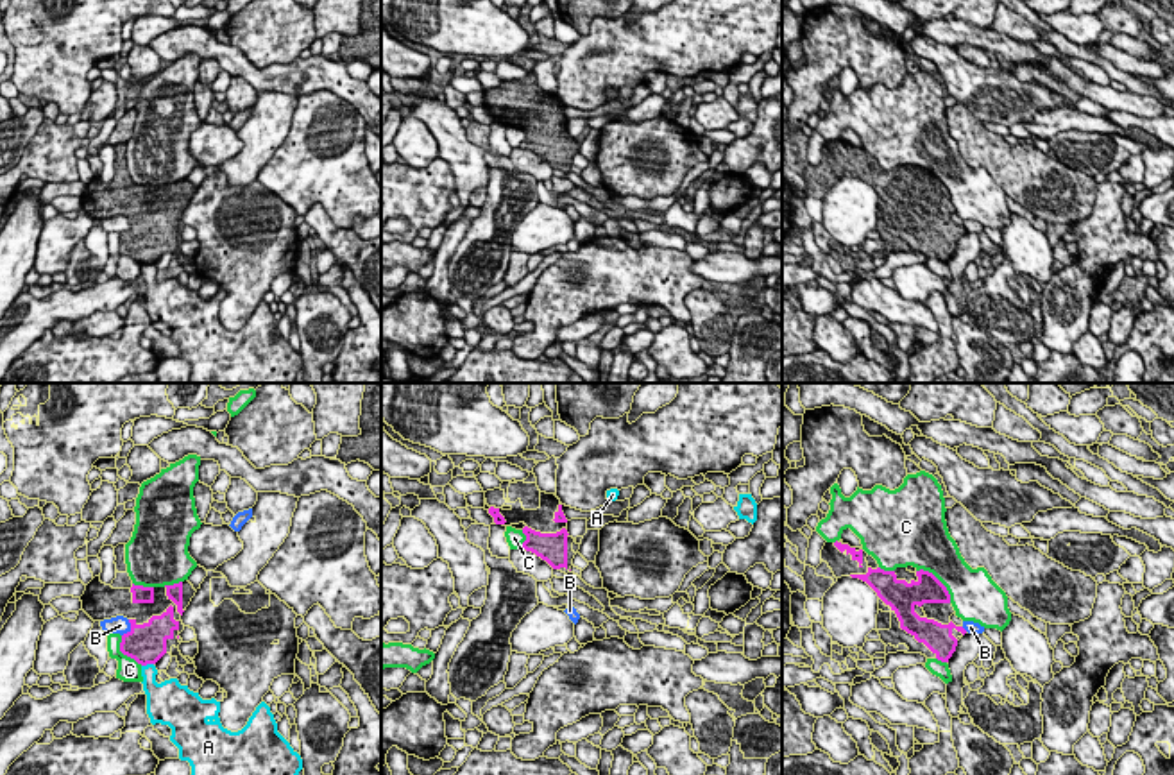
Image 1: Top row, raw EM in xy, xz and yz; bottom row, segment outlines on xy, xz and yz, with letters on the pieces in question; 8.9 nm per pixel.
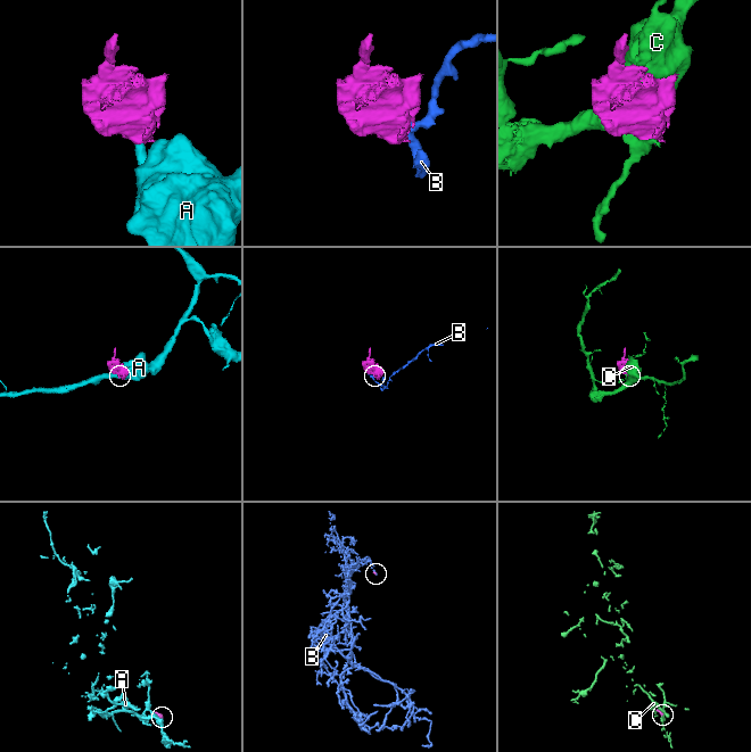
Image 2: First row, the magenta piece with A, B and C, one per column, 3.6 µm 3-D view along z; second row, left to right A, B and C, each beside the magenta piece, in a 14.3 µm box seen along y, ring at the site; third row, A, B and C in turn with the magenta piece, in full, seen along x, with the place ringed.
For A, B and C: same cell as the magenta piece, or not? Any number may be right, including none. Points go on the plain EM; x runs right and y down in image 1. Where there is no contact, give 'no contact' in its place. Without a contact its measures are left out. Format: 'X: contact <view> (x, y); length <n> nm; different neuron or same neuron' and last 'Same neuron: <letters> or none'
A: contact xy (147, 262); length 120 nm; different neuron
B: contact xy (131, 228); length 170 nm; different neuron
C: contact yz (938, 179); length 440 nm; different neuron
Same neuron: none

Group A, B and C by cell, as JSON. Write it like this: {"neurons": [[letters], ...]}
{"neurons": [["A"], ["B"], ["C"]]}

